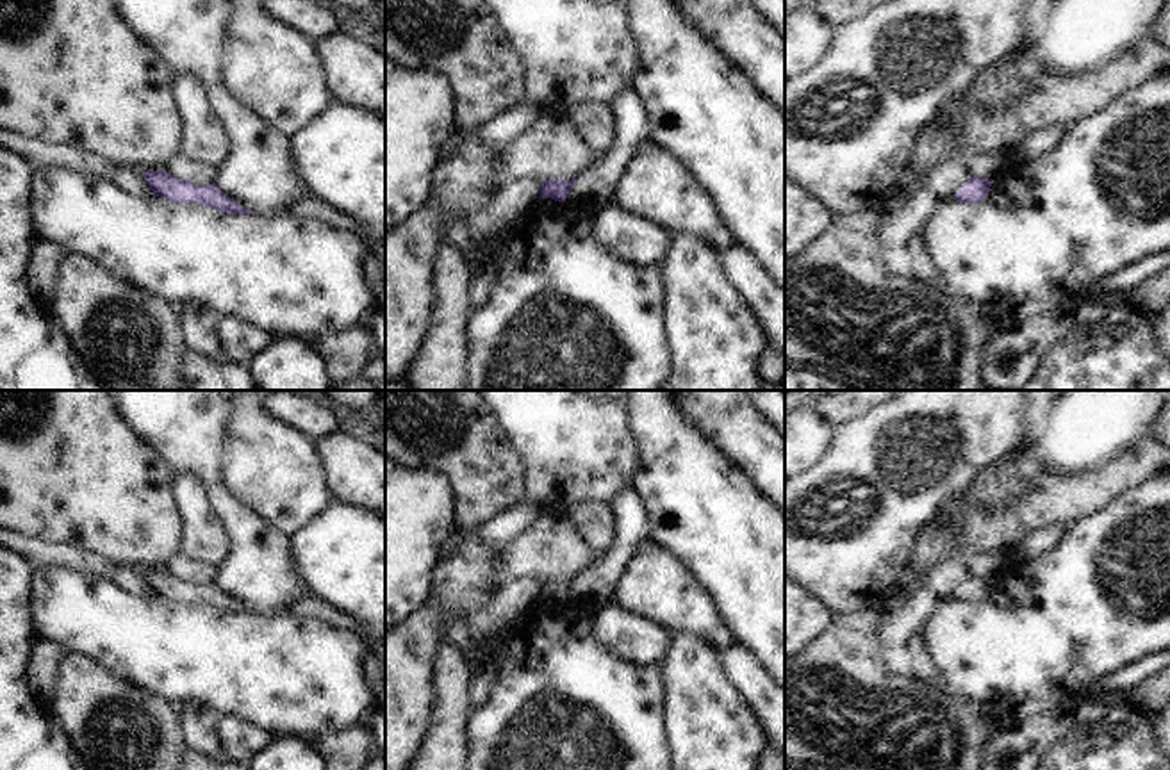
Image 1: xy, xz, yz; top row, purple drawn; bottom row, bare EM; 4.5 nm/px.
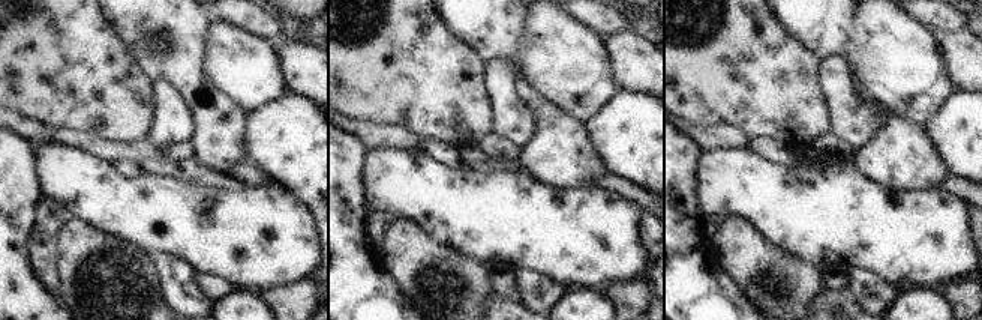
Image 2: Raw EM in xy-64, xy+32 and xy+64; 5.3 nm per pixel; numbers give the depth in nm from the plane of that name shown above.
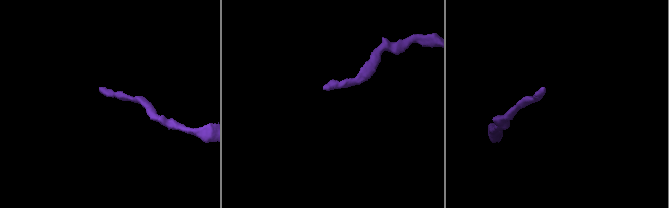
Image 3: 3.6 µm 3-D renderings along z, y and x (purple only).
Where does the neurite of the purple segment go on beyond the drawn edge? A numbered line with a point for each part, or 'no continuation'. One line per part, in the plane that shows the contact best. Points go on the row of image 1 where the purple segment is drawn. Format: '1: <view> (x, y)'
no continuation

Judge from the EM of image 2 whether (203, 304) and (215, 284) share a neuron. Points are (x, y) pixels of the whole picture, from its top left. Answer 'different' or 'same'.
different

